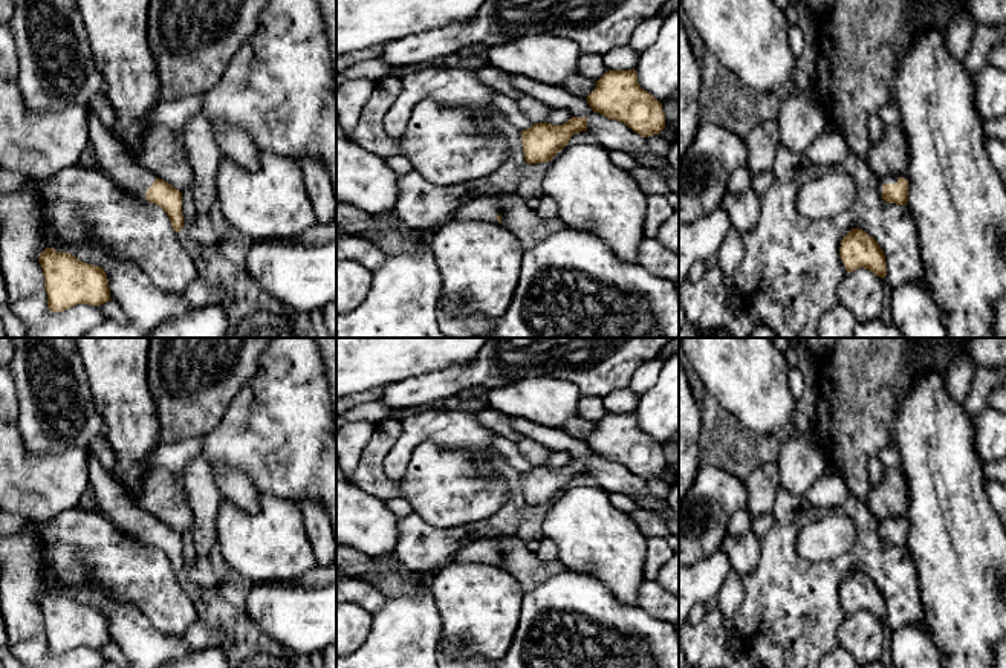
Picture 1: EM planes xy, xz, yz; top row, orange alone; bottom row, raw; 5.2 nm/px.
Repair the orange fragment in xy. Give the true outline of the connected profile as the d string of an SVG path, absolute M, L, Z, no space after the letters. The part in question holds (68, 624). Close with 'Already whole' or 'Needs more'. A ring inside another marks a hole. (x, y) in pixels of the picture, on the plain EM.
M46 590L38 604L50 654L64 654L76 647L101 648L112 642L102 610L84 605L69 595L57 595L54 590Z. Already whole

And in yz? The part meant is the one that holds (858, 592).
M853 570L841 582L839 598L847 614L864 610L881 621L887 618L884 593L873 579L859 570Z. Already whole

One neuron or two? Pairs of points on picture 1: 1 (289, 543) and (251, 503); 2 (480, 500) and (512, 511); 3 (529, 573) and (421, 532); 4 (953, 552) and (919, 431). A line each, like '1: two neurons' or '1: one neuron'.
1: two neurons
2: two neurons
3: two neurons
4: one neuron

